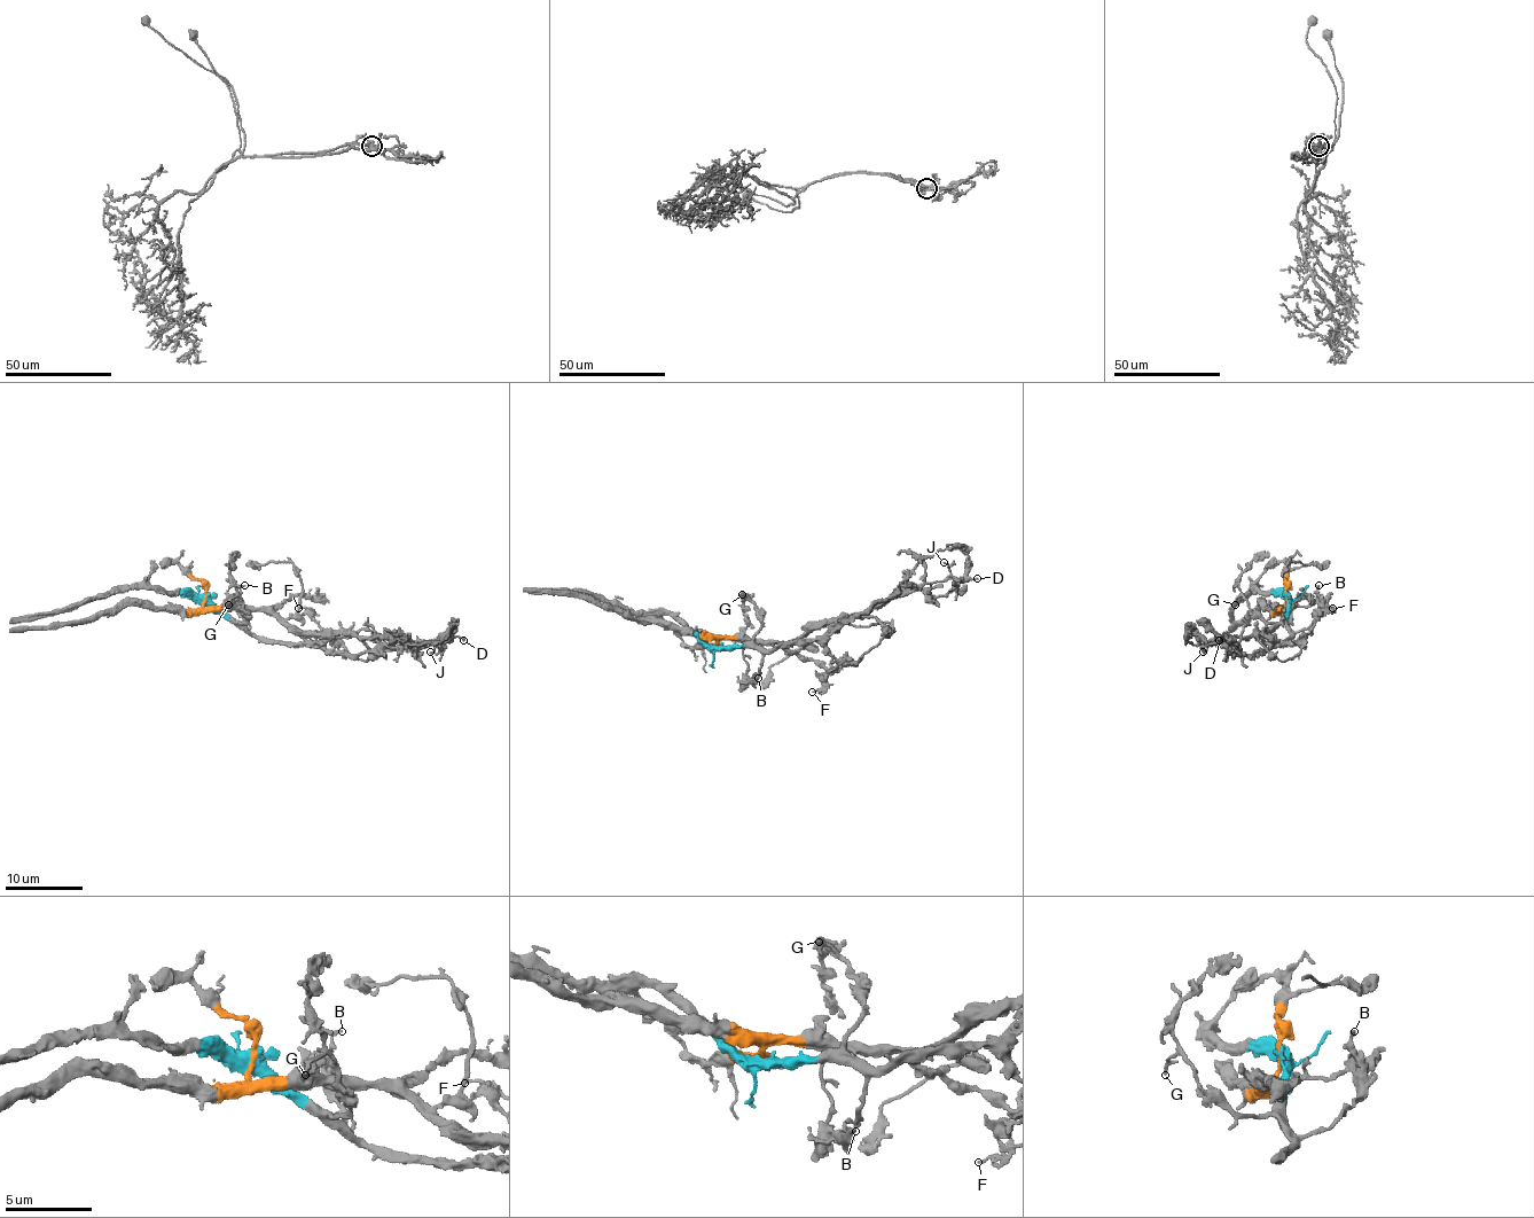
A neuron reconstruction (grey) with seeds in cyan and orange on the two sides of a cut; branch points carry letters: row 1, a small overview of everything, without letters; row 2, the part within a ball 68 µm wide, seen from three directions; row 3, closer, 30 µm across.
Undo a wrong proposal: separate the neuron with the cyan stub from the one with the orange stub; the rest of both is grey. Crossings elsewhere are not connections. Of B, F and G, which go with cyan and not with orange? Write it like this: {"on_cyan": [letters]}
{"on_cyan": ["B", "F", "G"]}

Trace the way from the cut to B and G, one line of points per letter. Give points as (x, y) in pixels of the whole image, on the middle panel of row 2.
B: (719, 646), (754, 646), (761, 654), (760, 674), (754, 680), (754, 677), (758, 678)
G: (719, 646), (746, 646), (760, 629), (761, 615), (742, 593)

